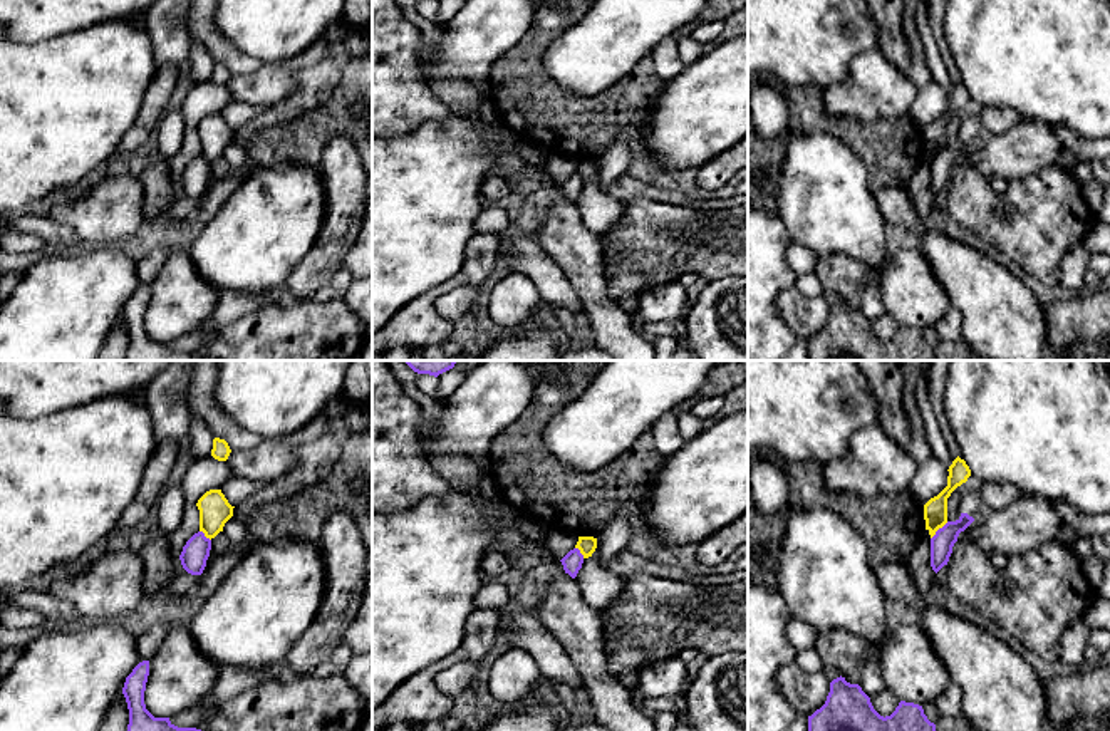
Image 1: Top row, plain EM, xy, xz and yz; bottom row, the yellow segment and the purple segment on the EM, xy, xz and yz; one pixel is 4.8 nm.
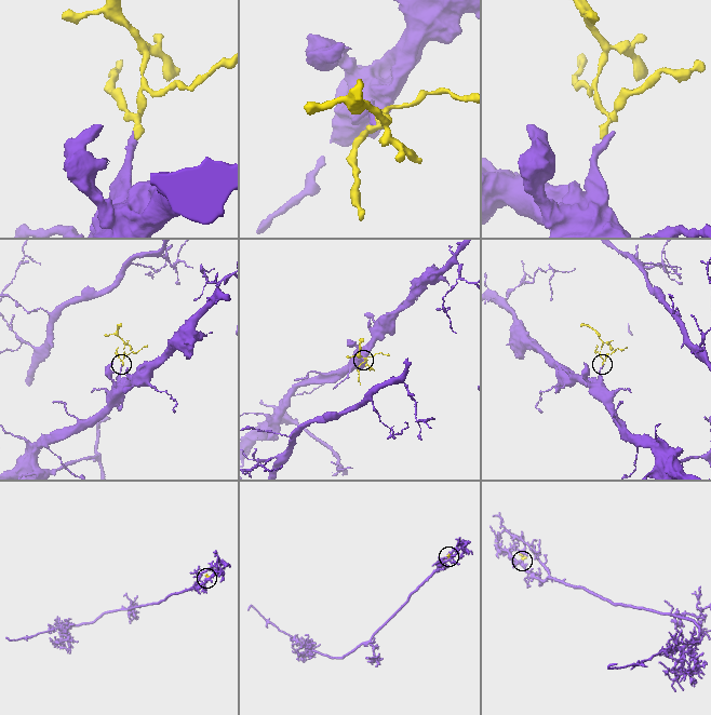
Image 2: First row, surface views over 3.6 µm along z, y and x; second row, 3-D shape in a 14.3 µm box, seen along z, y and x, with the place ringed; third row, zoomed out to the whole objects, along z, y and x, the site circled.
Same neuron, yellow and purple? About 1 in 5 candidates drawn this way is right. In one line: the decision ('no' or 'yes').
no

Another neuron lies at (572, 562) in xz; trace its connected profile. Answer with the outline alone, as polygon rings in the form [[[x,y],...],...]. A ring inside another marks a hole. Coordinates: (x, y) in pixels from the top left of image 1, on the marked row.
[[[573,548],[560,562],[563,565],[565,573],[575,578],[578,570],[582,568],[584,555],[578,548]]]

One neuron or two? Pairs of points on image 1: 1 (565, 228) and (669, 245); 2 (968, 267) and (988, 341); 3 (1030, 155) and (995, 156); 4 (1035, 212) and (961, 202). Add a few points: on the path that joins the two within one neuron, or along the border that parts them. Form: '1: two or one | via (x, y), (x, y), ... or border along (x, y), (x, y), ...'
1: two | border along (601, 235), (602, 275)
2: one | via (978, 285), (988, 295), (988, 322)
3: one | via (1021, 155), (1003, 156)
4: one | via (1016, 225), (1001, 223), (980, 210)

